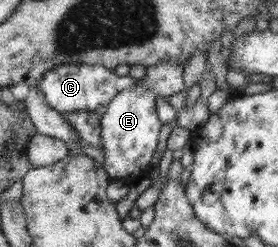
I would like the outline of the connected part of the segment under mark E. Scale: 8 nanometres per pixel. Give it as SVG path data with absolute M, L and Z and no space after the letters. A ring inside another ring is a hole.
M165 60L147 67L146 74L139 79L135 87L125 88L107 104L106 112L101 116L101 141L103 142L103 167L110 180L119 180L131 187L142 178L149 178L152 156L163 123L159 119L156 96L168 97L187 91L184 86L183 66L180 60Z

